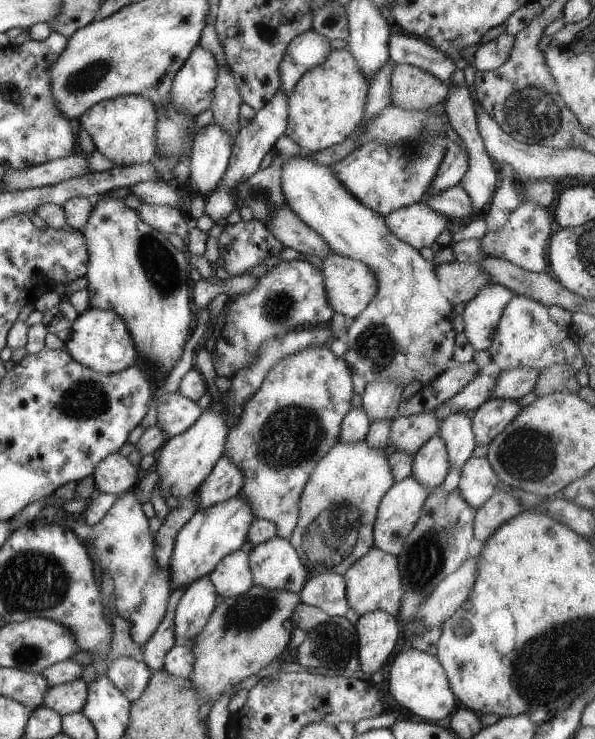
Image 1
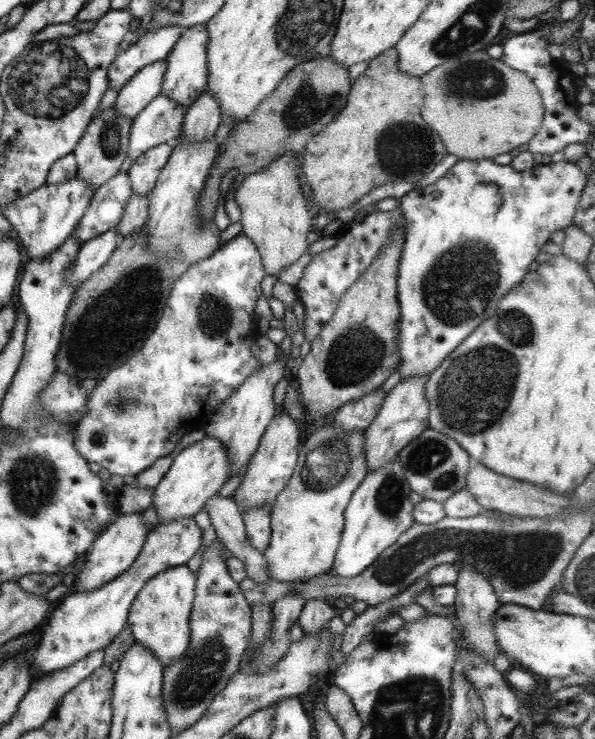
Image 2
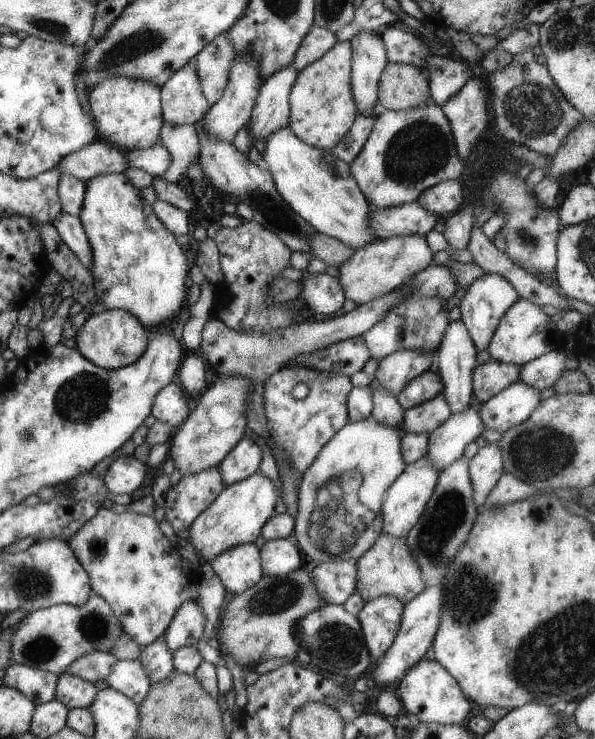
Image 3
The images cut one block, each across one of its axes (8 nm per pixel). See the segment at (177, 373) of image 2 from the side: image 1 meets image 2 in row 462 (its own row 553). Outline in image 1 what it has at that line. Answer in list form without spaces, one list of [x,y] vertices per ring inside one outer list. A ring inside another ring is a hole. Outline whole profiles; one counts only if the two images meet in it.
[[[128,489],[118,496],[117,501],[112,504],[110,510],[95,525],[89,525],[84,519],[76,521],[71,528],[82,544],[88,549],[90,542],[96,548],[96,556],[100,560],[102,569],[108,570],[114,579],[114,602],[117,613],[130,623],[130,634],[132,640],[141,647],[155,633],[160,621],[165,617],[165,610],[174,588],[171,585],[169,568],[160,568],[155,561],[155,534],[150,531],[148,518],[142,511],[142,504],[137,499],[137,491]]]

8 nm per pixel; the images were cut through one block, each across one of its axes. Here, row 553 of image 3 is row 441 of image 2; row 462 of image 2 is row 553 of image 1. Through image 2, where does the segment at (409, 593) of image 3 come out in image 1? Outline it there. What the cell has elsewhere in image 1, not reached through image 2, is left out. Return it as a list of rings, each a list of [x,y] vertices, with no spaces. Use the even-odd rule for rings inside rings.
[[[373,546],[342,575],[346,583],[346,600],[349,608],[357,612],[360,617],[372,611],[397,614],[403,595],[397,558]]]

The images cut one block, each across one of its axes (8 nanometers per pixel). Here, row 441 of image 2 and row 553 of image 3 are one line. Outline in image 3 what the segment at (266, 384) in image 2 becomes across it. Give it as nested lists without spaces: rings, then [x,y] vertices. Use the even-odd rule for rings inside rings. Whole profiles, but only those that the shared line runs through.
[[[255,543],[228,548],[212,560],[211,566],[230,596],[252,588],[264,576],[260,548]]]

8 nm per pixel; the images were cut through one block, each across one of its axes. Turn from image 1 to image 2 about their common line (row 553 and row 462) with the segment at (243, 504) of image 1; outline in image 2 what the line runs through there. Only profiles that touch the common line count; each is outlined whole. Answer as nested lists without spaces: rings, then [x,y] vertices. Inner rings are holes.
[[[201,434],[186,441],[185,448],[174,455],[168,472],[154,488],[152,506],[156,508],[158,522],[172,519],[190,519],[214,498],[230,476],[230,461],[224,443],[216,437]]]

